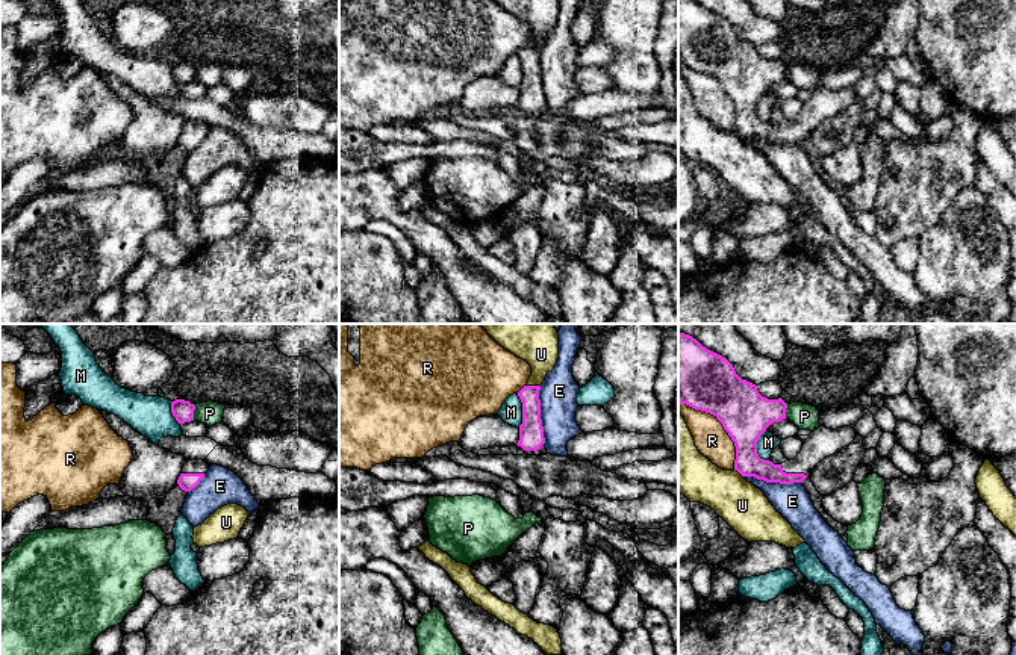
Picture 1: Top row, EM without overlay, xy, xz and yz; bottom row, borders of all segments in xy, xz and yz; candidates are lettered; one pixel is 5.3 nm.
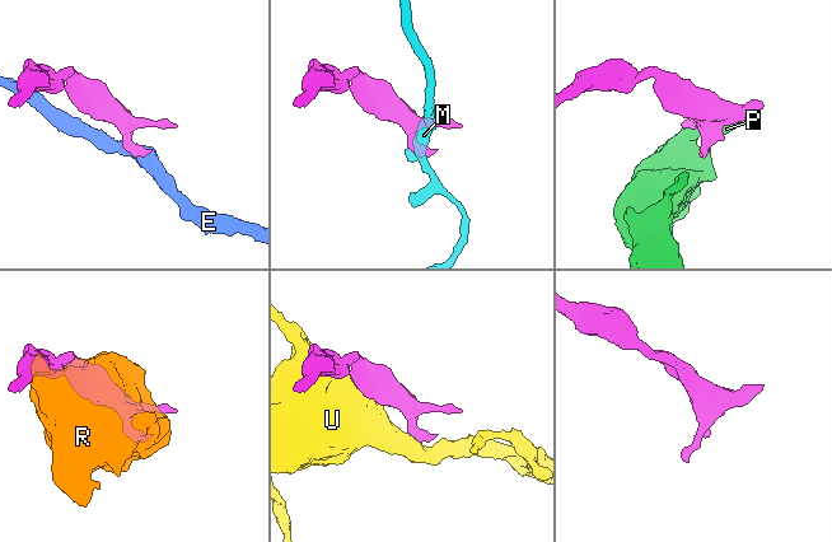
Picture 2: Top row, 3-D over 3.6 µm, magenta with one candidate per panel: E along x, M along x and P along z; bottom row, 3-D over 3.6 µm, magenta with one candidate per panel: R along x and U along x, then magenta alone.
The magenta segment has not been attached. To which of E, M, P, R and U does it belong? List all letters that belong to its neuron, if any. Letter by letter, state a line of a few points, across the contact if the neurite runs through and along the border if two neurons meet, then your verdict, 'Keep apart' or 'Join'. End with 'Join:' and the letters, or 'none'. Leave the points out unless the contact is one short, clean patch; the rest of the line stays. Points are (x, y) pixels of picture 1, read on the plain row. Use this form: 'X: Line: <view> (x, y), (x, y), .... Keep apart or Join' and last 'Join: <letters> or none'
E: Line: yz (744, 136), (753, 136), (766, 142), (801, 144). Keep apart
M: Keep apart
P: Keep apart
R: Keep apart
U: Keep apart
Join: none

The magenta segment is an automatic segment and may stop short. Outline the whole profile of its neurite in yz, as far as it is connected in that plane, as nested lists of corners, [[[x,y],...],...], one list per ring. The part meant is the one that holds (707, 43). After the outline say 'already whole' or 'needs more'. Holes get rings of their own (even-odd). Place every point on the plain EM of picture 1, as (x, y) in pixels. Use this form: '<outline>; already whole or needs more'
[[[678,0],[678,64],[713,76],[734,103],[734,132],[742,138],[754,138],[766,144],[803,144],[818,124],[848,107],[857,95],[851,88],[836,91],[818,88],[810,94],[793,121],[774,126],[760,120],[757,103],[771,85],[786,80],[787,65],[781,59],[768,61],[762,57],[757,47],[742,41],[725,18],[707,11],[697,0]]]; needs more

